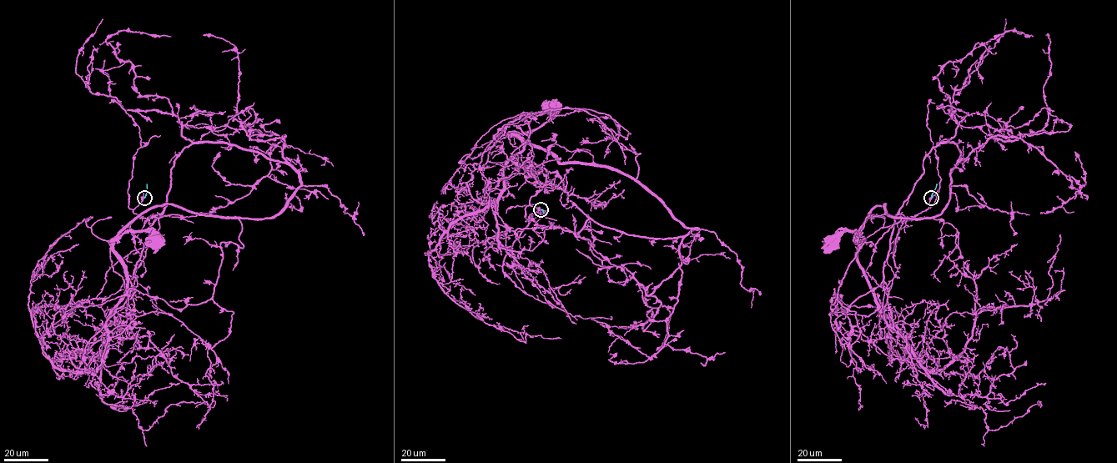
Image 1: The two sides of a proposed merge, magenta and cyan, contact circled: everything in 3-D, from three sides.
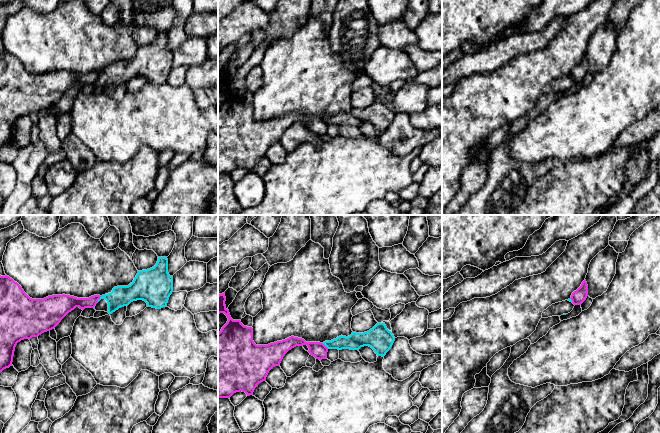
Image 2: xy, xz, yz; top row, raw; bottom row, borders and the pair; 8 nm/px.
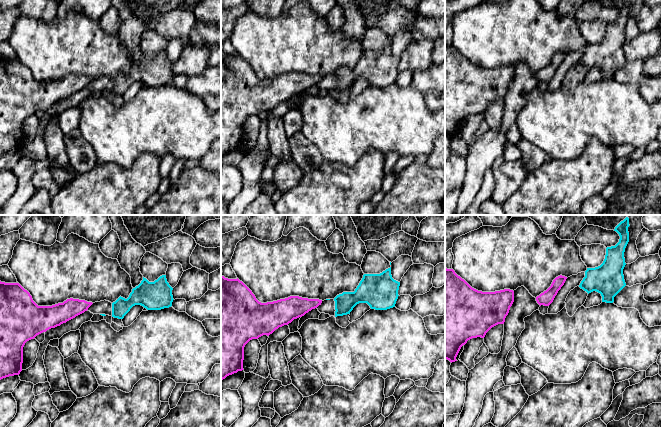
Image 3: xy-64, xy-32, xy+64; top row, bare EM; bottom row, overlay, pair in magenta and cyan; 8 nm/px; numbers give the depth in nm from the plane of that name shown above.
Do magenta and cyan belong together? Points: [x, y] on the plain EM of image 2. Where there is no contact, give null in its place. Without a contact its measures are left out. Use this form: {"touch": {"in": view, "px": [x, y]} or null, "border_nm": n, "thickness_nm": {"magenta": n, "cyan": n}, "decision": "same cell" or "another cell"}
{"touch": {"in": "xy", "px": [99, 74]}, "border_nm": 70, "thickness_nm": {"magenta": 120, "cyan": 170}, "decision": "another cell"}

